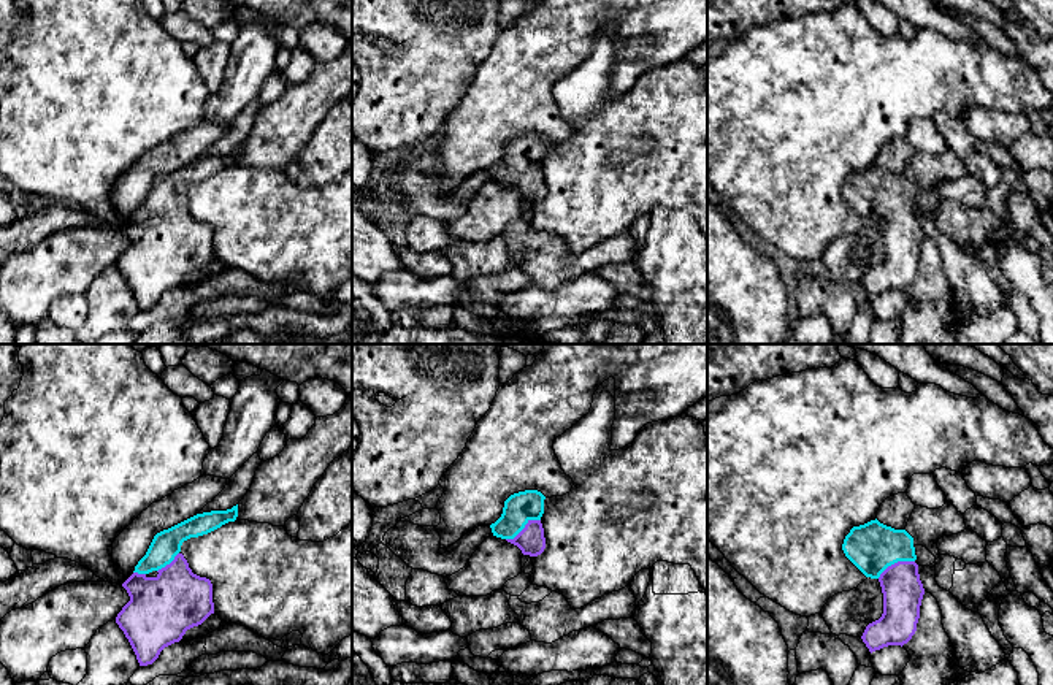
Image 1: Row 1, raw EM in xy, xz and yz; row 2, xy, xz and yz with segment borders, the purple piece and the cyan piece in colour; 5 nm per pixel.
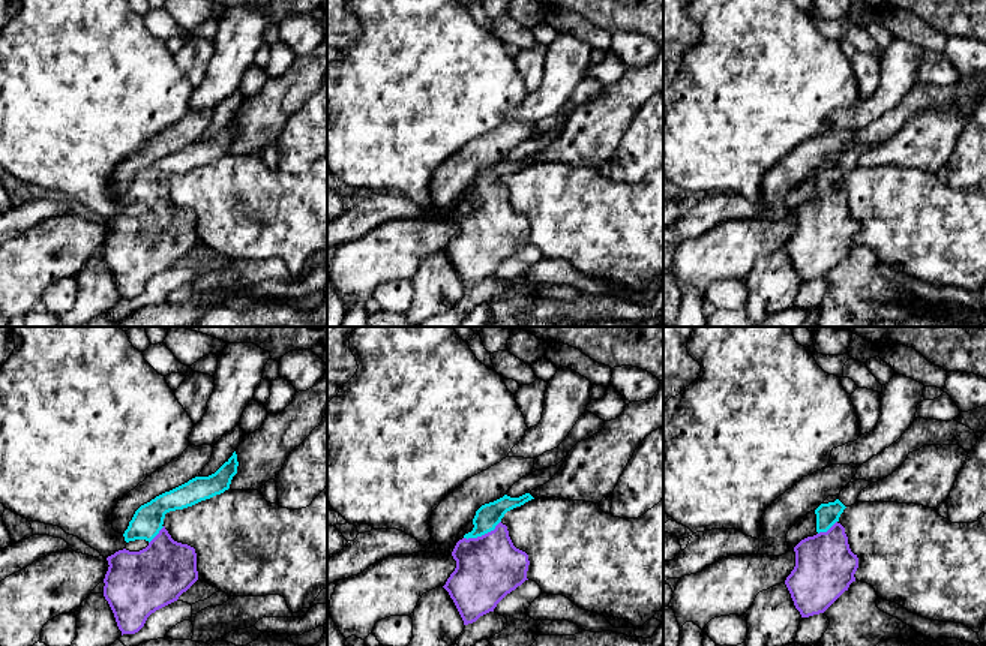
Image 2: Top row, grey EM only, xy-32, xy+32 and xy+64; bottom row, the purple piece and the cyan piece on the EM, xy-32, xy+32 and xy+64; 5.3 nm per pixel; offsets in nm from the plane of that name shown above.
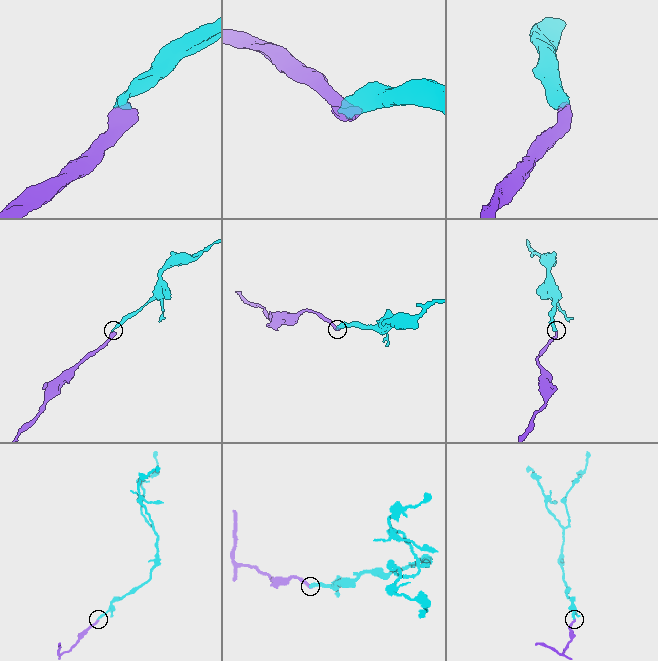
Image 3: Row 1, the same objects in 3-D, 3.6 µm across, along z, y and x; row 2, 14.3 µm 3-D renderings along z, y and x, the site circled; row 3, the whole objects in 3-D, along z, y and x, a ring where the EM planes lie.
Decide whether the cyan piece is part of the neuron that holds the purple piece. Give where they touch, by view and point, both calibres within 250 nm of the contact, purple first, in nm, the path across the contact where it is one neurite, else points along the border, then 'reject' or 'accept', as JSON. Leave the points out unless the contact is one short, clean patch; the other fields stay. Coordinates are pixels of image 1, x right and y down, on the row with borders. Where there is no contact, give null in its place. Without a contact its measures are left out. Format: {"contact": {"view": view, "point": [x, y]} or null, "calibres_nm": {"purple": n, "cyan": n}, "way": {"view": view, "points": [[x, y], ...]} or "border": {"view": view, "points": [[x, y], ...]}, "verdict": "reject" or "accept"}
{"contact": {"view": "yz", "point": [895, 563]}, "calibres_nm": {"purple": 200, "cyan": 240}, "way": {"view": "yz", "points": [[903, 590], [895, 563], [873, 547]]}, "verdict": "accept"}

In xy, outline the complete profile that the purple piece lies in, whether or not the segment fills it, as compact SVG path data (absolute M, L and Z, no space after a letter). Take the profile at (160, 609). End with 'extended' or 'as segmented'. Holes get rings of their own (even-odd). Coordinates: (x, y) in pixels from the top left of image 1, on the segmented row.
M238 504L197 514L157 533L133 574L122 584L130 601L117 614L116 623L140 666L152 664L165 647L179 642L187 630L214 614L213 584L192 572L181 545L236 517Z; extended

